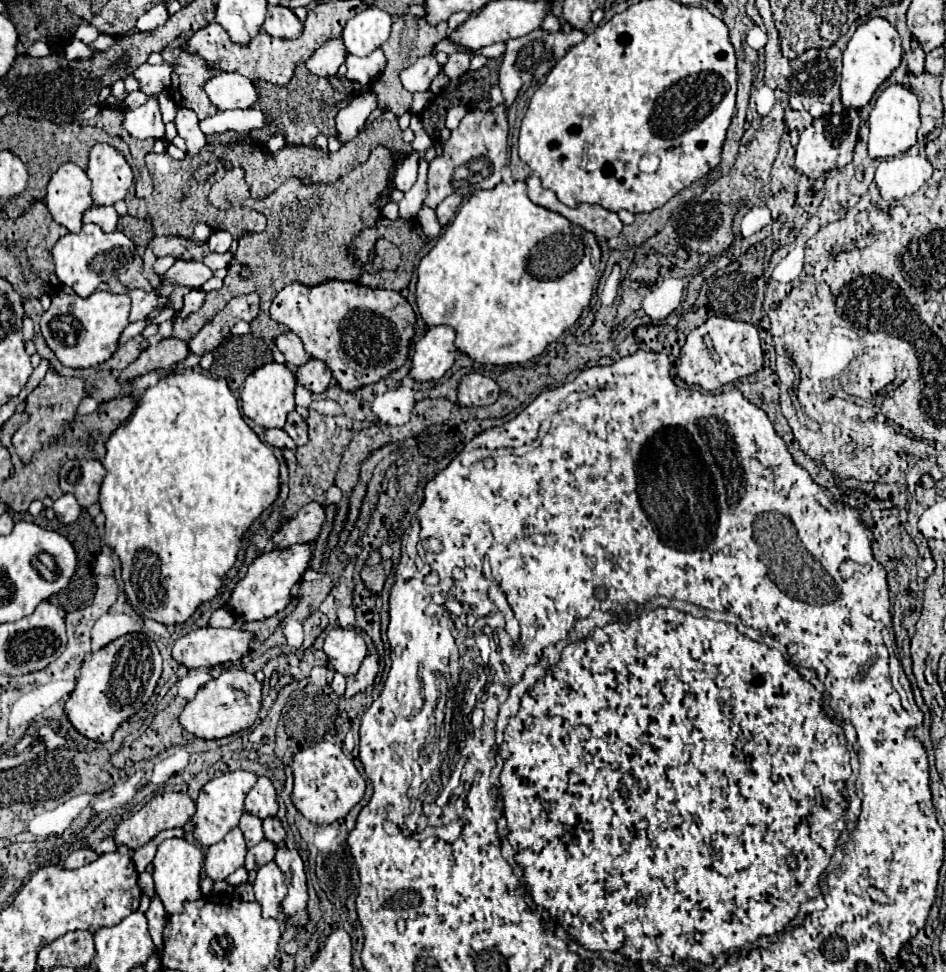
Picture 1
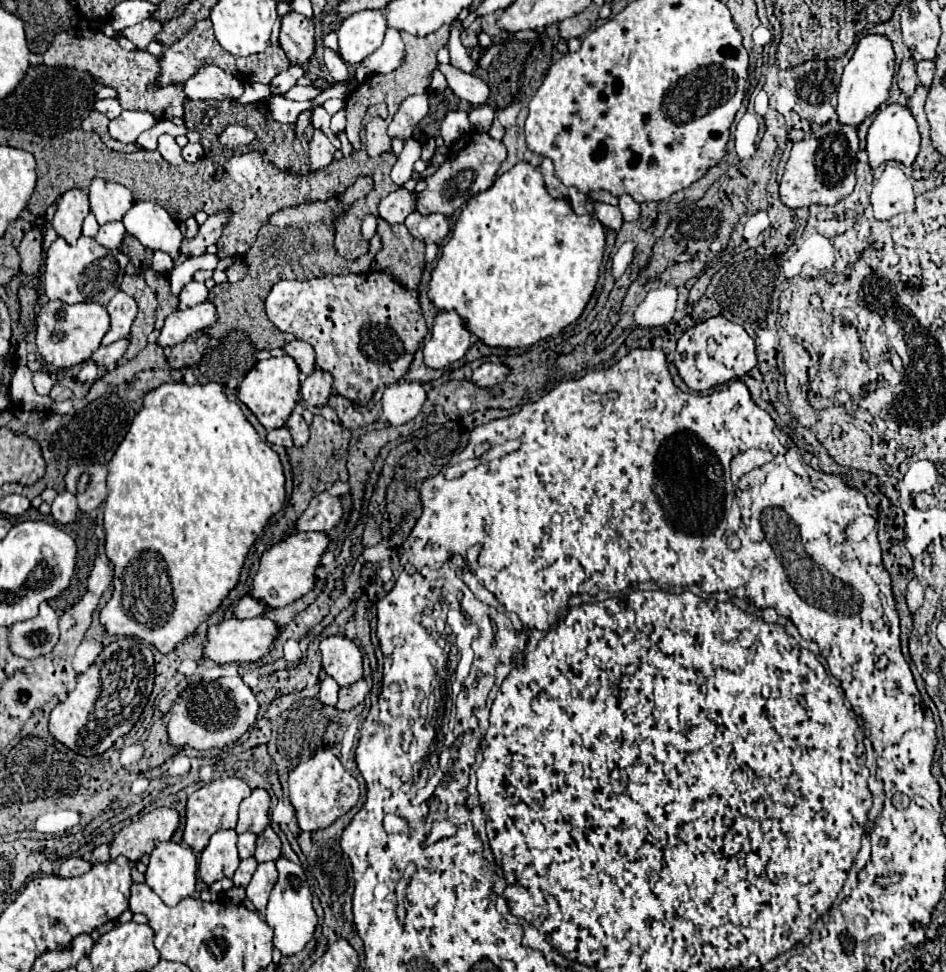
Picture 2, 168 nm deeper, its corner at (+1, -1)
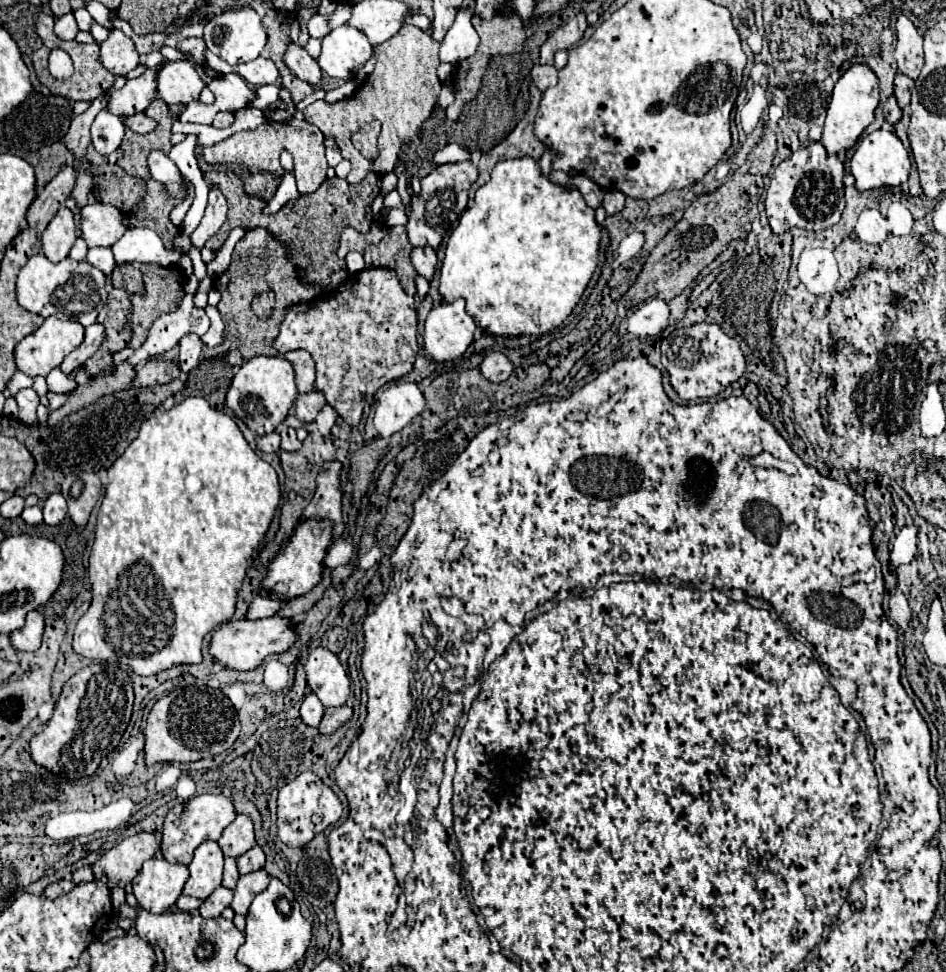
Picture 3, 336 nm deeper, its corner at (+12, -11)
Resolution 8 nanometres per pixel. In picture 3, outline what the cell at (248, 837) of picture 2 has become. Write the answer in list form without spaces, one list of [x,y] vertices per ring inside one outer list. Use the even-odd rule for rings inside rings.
[[[226,859],[224,861],[224,879],[222,879],[222,885],[228,887],[228,889],[234,889],[238,877],[240,877],[240,873],[236,869],[236,861],[234,859]]]

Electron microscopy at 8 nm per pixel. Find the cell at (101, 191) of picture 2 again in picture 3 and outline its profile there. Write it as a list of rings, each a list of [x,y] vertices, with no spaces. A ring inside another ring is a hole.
[[[88,203],[82,209],[80,231],[88,247],[112,247],[126,233],[122,211],[106,203]]]

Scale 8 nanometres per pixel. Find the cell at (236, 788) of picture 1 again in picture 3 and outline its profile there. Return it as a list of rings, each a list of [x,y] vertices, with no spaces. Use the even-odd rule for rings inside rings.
[[[198,795],[198,797],[192,797],[184,803],[178,803],[174,805],[166,819],[164,819],[164,829],[162,829],[162,843],[160,843],[160,849],[162,849],[162,855],[166,861],[170,863],[182,863],[182,865],[188,865],[192,861],[192,853],[194,849],[212,839],[212,841],[218,841],[222,831],[234,821],[236,817],[236,811],[234,811],[234,805],[228,797],[224,795]]]

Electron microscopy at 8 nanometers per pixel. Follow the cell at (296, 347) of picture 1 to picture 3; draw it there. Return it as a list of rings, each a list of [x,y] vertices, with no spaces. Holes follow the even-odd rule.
[[[296,349],[296,351],[288,351],[286,359],[294,365],[296,371],[296,385],[300,393],[310,393],[314,391],[314,359],[308,351],[304,349]]]

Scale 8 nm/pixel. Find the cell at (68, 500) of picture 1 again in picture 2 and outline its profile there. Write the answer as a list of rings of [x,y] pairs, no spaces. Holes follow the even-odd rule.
[[[63,491],[55,497],[53,505],[51,505],[51,515],[55,521],[67,525],[67,523],[73,523],[75,521],[75,515],[77,515],[77,501],[75,497],[69,493],[69,491]]]

